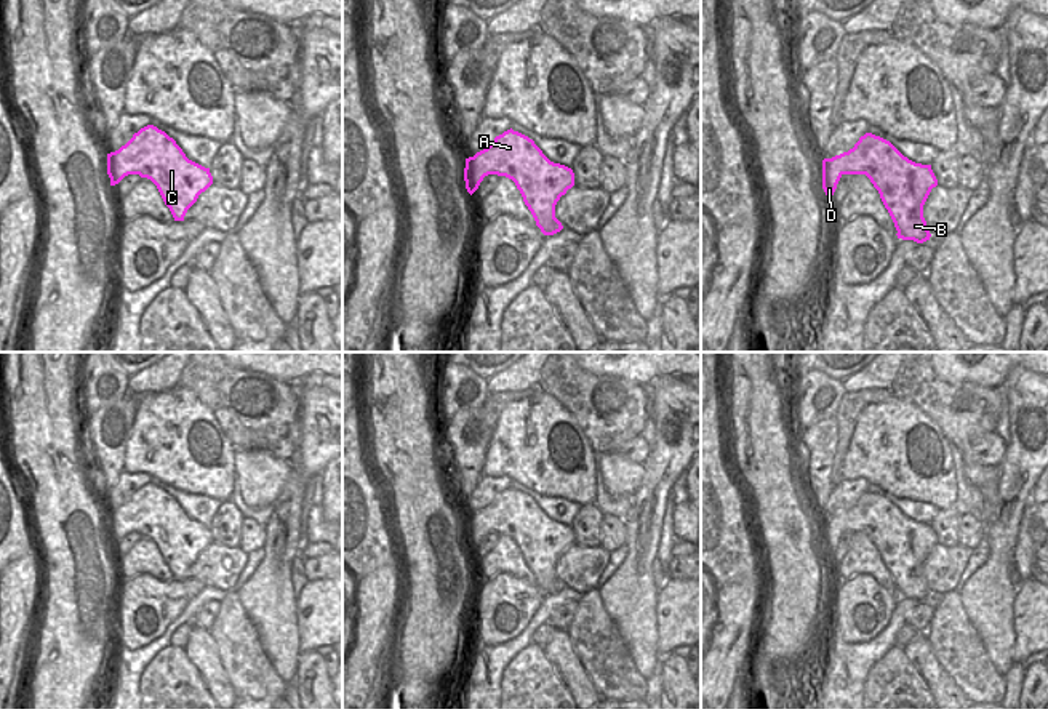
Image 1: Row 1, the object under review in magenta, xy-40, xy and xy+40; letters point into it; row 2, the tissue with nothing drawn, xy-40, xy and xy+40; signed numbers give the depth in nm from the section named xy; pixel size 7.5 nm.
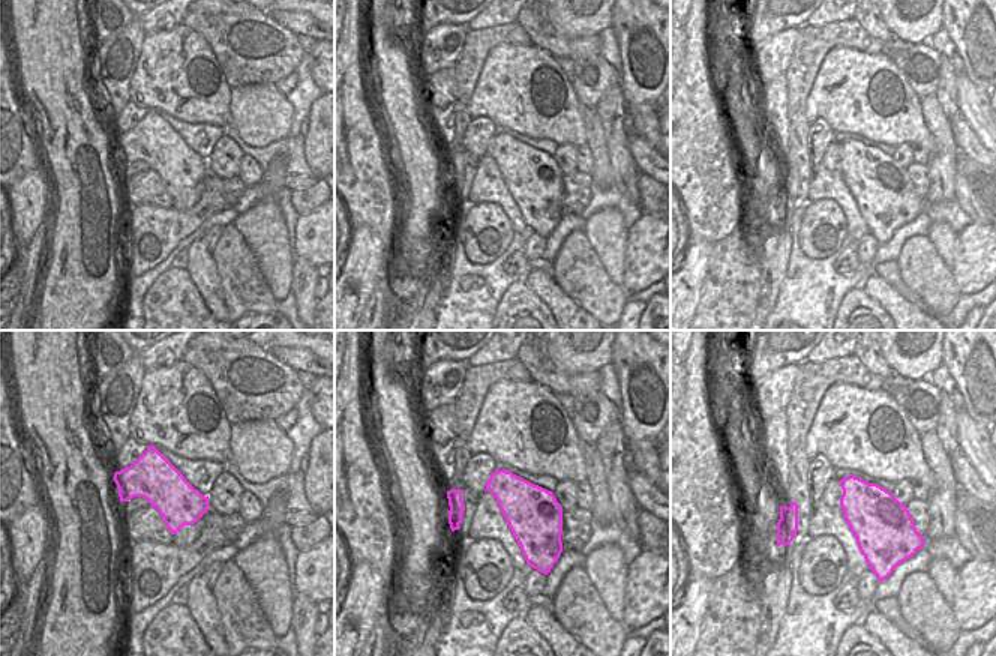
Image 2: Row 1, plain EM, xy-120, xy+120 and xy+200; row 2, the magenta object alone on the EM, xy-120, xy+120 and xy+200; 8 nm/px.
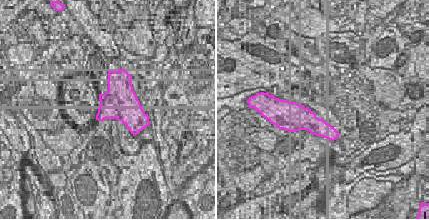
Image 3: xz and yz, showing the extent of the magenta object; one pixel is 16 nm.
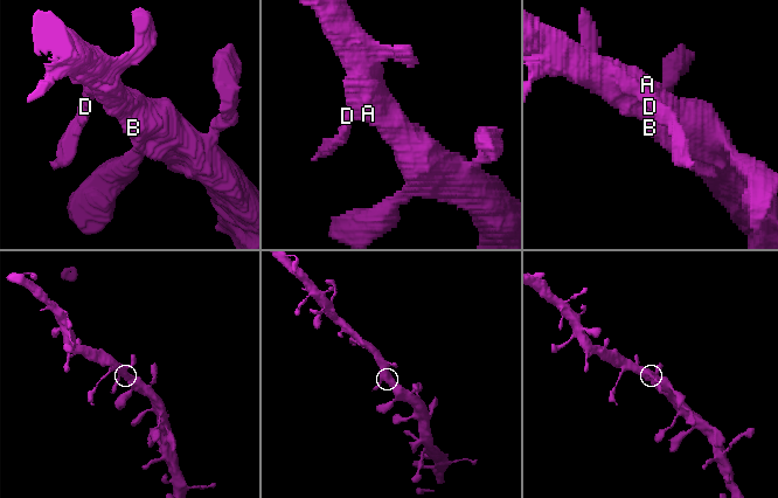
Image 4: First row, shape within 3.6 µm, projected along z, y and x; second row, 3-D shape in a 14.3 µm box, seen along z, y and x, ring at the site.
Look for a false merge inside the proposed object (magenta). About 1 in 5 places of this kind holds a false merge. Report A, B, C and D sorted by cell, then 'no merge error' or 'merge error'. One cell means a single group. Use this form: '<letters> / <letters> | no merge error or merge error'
A B C D | no merge error

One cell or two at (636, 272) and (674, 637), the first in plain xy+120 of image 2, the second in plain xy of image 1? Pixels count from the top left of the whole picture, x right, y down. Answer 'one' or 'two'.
one

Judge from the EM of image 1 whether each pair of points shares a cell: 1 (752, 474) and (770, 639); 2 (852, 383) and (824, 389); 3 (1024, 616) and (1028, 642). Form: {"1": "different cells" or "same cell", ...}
{"1": "same cell", "2": "different cells", "3": "same cell"}

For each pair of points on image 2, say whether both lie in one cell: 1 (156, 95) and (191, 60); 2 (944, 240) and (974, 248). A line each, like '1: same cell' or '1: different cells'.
1: same cell
2: different cells

